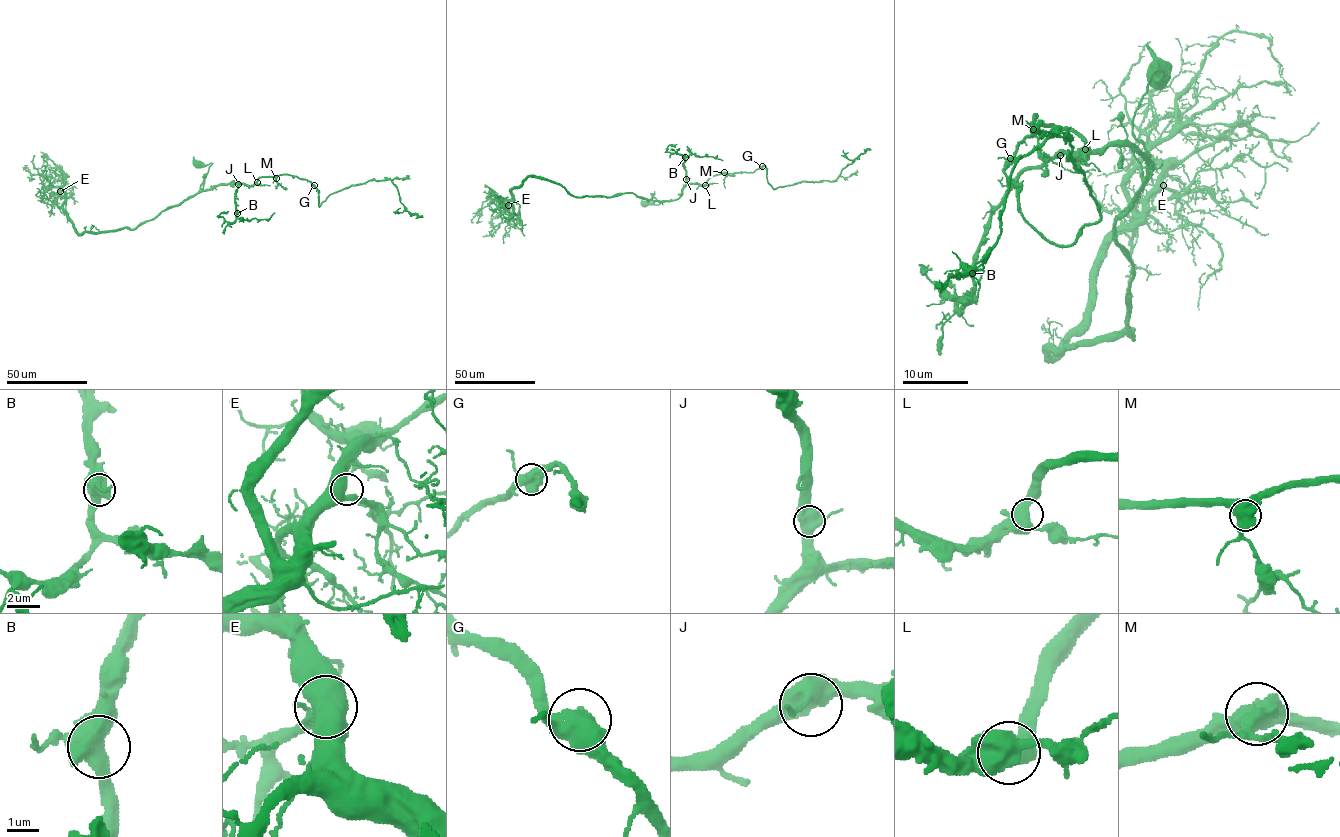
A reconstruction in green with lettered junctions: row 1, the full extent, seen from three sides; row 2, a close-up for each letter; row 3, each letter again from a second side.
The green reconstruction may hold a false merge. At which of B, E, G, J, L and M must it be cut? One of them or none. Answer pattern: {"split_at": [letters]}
{"split_at": []}

